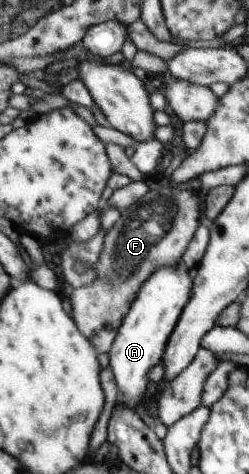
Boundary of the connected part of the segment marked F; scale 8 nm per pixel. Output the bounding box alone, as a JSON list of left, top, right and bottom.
[68,180,199,353]

